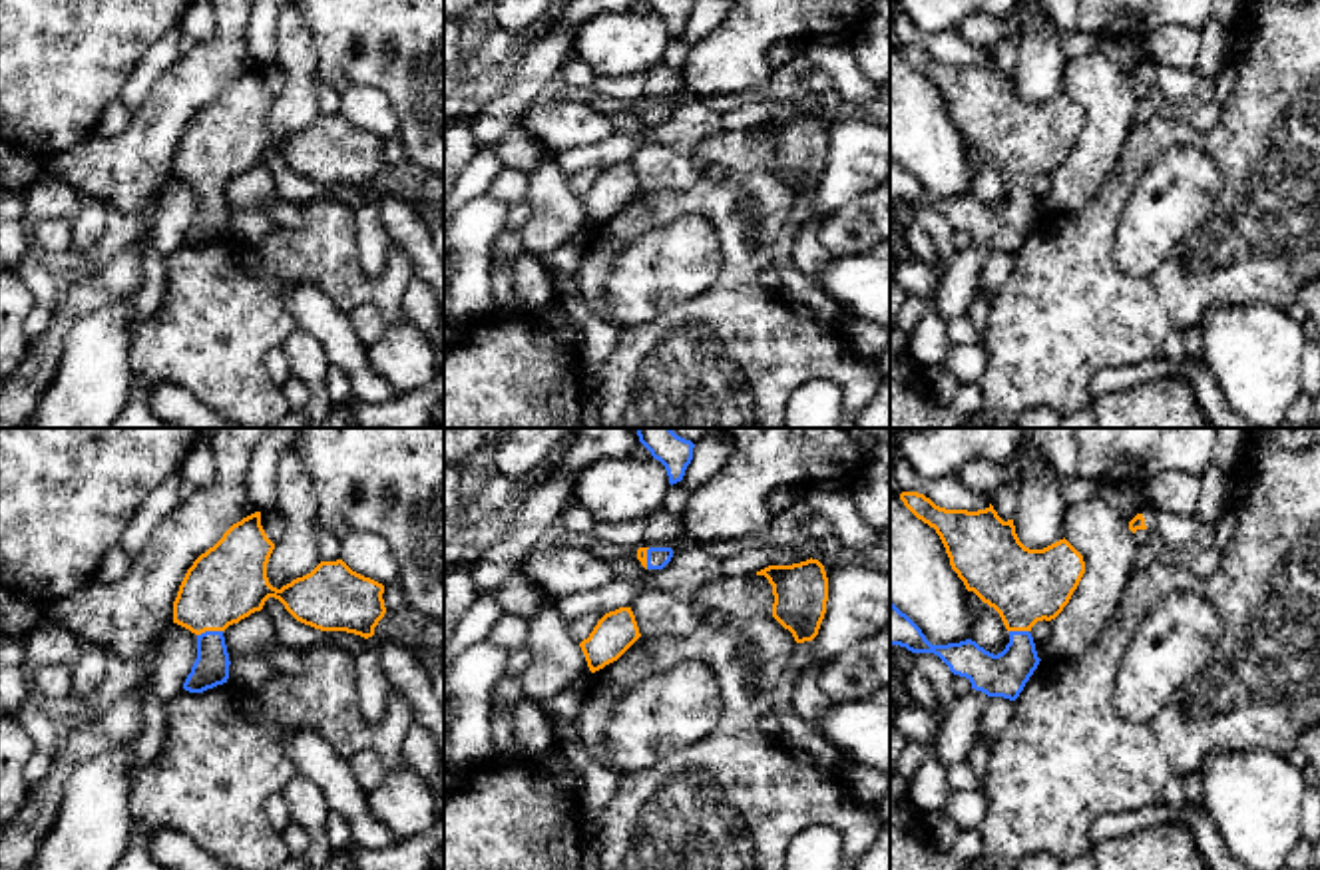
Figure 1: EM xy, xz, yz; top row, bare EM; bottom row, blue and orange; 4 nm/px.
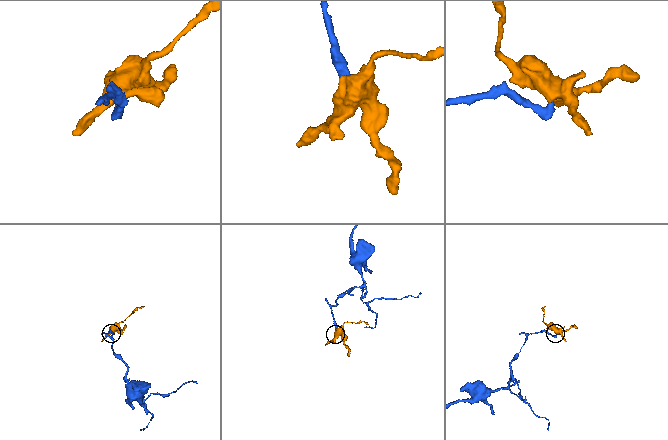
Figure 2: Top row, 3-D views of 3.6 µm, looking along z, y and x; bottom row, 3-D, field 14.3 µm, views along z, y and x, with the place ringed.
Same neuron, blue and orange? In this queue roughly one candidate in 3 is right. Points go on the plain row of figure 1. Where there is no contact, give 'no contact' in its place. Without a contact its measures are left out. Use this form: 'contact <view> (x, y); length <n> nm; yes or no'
contact xy (210, 186); length 110 nm; yes

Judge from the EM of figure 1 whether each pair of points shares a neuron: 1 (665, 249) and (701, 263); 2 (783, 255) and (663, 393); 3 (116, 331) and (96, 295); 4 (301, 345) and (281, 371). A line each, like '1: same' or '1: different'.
1: same
2: different
3: different
4: different

